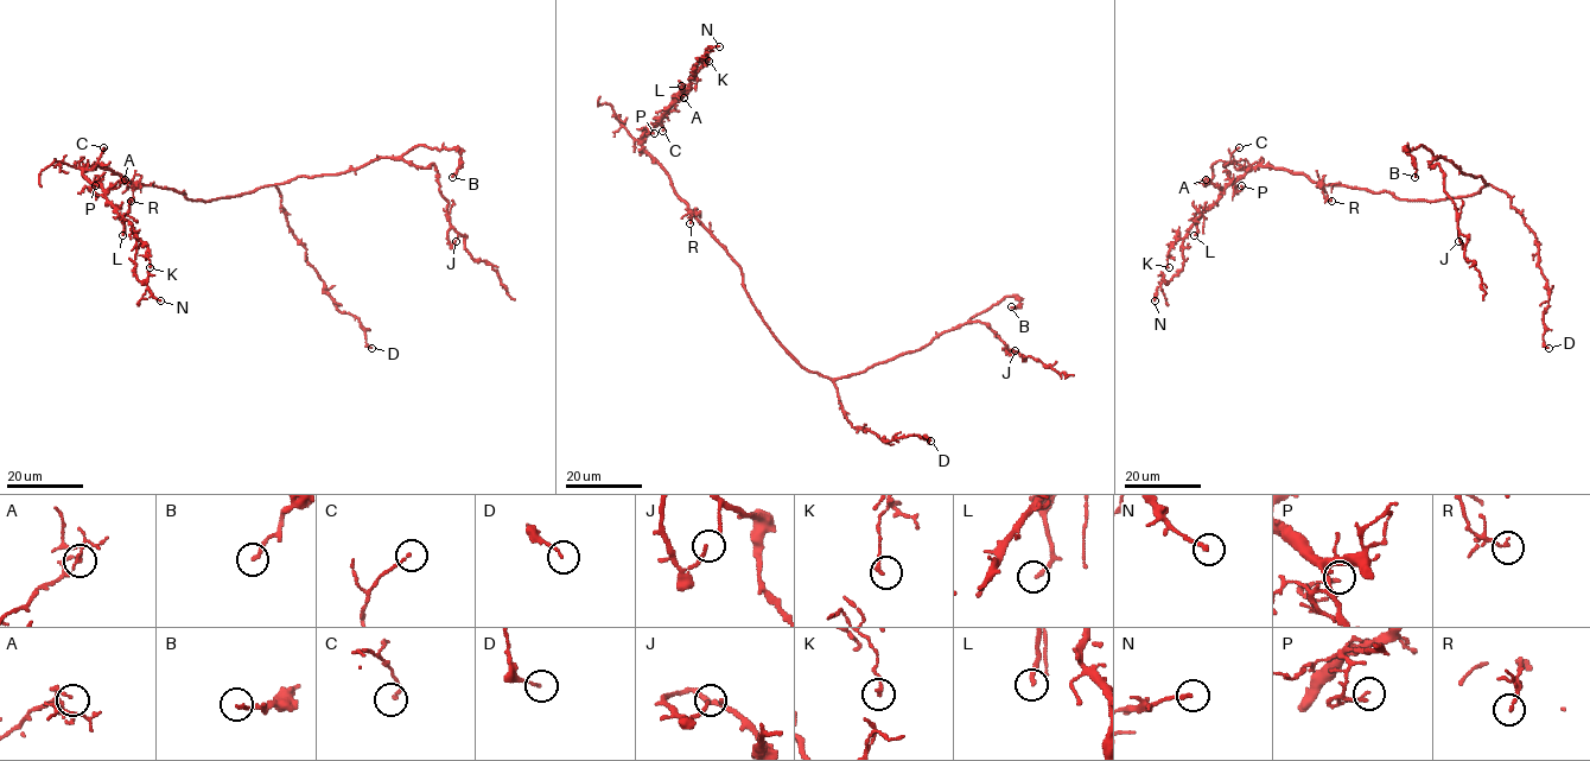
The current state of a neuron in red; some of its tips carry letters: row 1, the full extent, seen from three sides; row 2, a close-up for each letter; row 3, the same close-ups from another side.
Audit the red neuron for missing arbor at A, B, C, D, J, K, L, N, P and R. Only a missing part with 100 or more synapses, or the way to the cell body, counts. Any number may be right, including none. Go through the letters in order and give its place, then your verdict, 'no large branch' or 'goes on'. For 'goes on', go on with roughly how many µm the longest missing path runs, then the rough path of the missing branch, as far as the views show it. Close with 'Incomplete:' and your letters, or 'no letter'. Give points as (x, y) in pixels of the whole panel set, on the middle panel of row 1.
A: (684, 97) | no large branch
B: (1011, 306) | no large branch
C: (662, 131) | no large branch
D: (930, 441) | no large branch
J: (1015, 350) | no large branch
K: (708, 61) | no large branch
L: (681, 86) | no large branch
N: (719, 46) | no large branch
P: (654, 133) | no large branch
R: (689, 223) | no large branch
Incomplete: no letter

